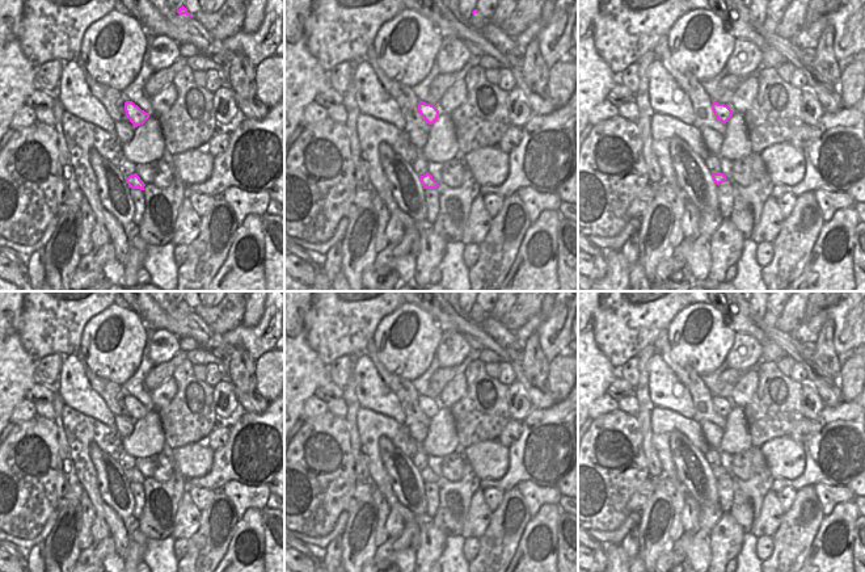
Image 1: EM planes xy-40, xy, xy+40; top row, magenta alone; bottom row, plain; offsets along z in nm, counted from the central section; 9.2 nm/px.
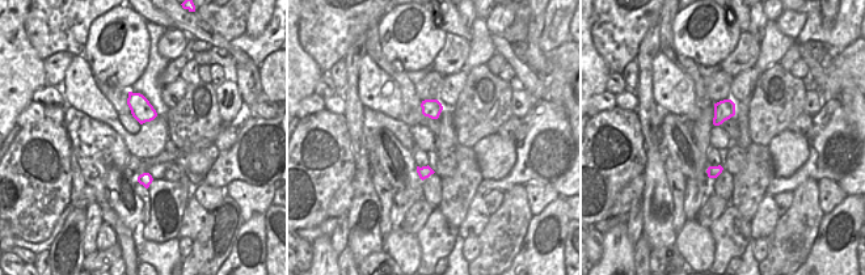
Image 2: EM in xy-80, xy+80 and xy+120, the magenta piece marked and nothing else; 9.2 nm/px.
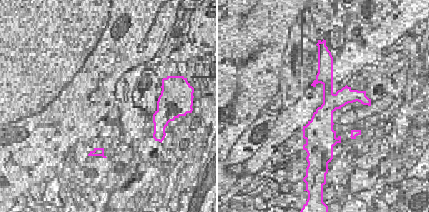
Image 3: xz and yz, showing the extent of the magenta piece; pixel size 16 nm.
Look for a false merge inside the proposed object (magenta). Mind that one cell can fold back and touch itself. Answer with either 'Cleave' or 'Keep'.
Keep

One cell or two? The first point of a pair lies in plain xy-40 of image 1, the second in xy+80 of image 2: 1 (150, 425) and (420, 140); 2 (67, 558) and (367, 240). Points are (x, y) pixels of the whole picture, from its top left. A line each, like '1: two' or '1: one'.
1: two
2: one

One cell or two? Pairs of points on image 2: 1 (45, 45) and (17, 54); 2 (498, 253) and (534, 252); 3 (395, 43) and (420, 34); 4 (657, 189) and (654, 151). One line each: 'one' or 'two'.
1: two
2: two
3: one
4: one

